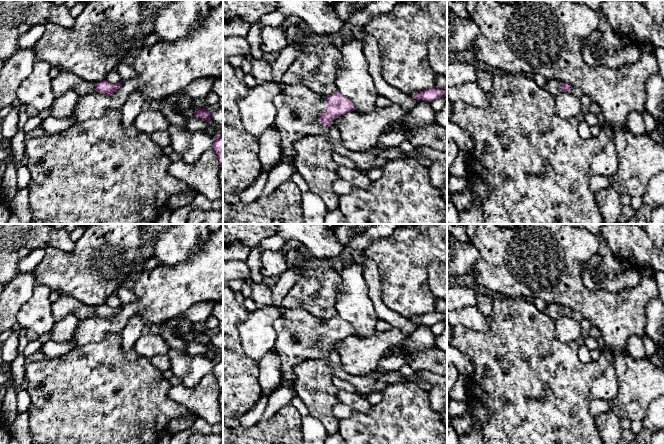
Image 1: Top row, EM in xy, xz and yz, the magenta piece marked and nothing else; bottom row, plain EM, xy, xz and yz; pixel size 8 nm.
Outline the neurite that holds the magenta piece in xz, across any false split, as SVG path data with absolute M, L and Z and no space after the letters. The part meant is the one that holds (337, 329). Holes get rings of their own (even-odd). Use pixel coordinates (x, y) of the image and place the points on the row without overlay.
M300 308L285 311L274 322L274 329L277 334L274 350L277 351L281 359L282 378L293 383L296 378L293 368L299 362L327 355L336 342L354 334L352 325L343 320L339 315L334 316L324 324L312 314Z

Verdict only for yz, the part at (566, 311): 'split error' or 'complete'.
split error

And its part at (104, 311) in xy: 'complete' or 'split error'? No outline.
split error

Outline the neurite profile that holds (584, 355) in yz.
M585 345L579 346L579 349L578 349L579 360L584 364L591 362L592 359L591 359L590 352L591 351Z

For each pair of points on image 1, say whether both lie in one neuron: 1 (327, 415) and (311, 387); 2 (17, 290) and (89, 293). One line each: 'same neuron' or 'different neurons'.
1: same neuron
2: different neurons

